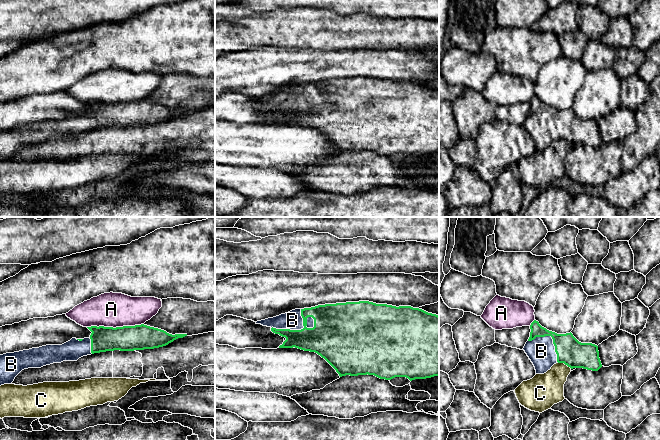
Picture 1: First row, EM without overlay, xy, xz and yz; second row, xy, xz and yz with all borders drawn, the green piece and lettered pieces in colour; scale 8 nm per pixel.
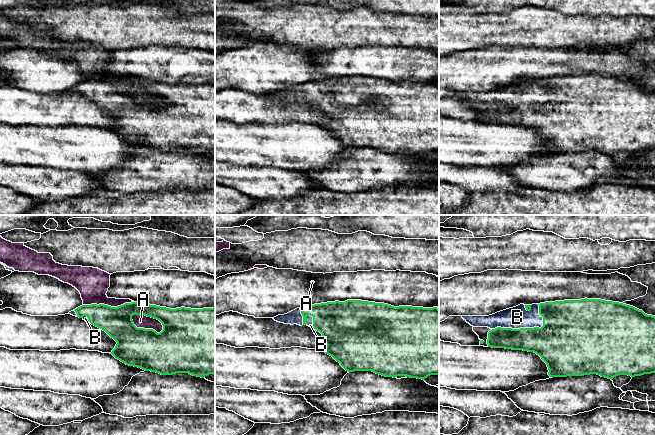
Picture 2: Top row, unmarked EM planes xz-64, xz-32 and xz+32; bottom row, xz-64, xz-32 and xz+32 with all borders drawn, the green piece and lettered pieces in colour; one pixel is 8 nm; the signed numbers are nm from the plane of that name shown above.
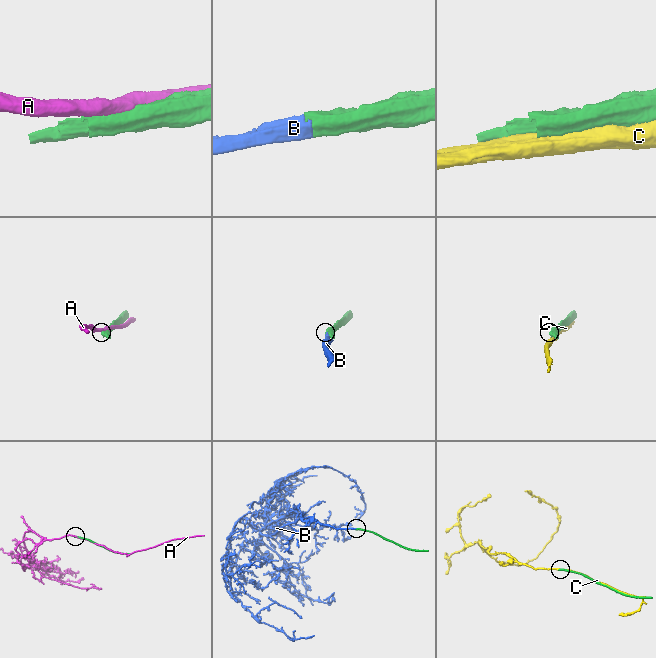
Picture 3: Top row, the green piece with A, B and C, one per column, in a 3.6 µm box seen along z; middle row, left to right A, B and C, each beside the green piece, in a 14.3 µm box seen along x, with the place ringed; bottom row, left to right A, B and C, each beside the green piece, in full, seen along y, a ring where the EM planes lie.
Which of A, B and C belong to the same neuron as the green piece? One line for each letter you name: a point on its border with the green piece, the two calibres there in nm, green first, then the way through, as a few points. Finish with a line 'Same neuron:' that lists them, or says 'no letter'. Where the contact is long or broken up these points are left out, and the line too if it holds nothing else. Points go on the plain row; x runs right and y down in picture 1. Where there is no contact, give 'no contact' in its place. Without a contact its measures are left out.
B: contact xz (295, 106); calibres 280 and 150 nm
Same neuron: B

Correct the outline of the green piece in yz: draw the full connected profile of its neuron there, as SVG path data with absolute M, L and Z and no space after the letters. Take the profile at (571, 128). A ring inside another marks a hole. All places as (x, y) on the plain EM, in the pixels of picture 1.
M536 96L530 105L530 113L523 126L533 139L536 150L546 149L557 138L571 145L598 147L602 143L597 121L581 119L571 108L557 110L549 107Z

